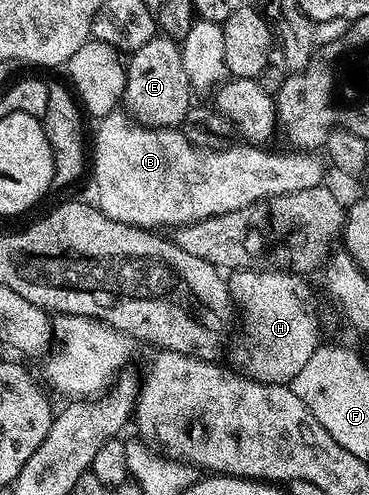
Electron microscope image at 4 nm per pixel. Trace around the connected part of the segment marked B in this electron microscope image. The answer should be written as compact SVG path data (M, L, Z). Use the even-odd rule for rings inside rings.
M116 111L110 113L108 117L102 118L98 122L99 130L95 133L95 145L93 141L93 169L95 165L95 193L99 196L97 200L97 208L105 214L109 219L120 221L126 225L138 225L141 229L158 230L158 225L171 225L170 227L178 227L188 225L194 221L200 221L206 217L216 217L217 215L225 215L229 211L237 211L241 207L249 207L254 205L256 201L265 201L268 197L276 197L277 195L289 195L293 191L305 191L305 187L317 187L324 184L323 177L329 170L329 165L322 156L318 157L315 151L289 151L291 153L270 153L267 147L260 147L255 143L235 143L228 144L225 149L202 149L197 147L187 138L186 132L180 131L175 127L152 127L144 125L135 120L130 113L126 111Z

